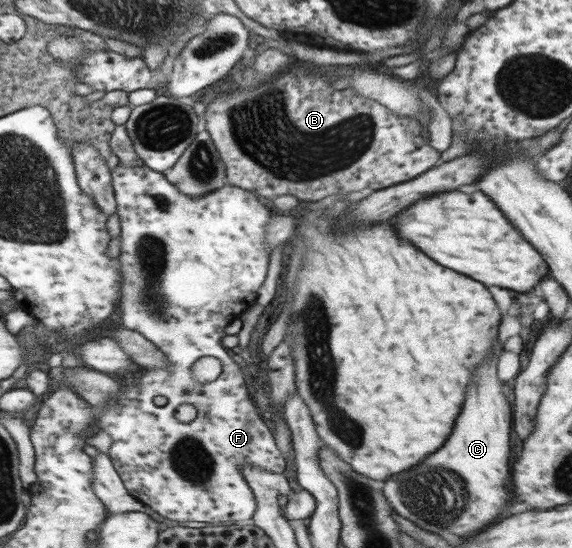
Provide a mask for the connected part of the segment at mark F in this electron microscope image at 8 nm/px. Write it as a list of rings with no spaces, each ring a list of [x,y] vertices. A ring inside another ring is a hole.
[[[118,164],[113,168],[113,177],[123,222],[120,256],[124,258],[122,262],[126,268],[126,300],[122,300],[124,324],[156,342],[167,354],[171,366],[142,368],[136,376],[128,378],[130,386],[124,388],[120,402],[104,408],[102,428],[114,438],[110,455],[130,492],[150,506],[158,517],[178,522],[196,520],[196,524],[252,522],[259,502],[246,480],[243,466],[252,463],[283,473],[288,469],[288,462],[278,444],[273,424],[263,418],[255,399],[250,398],[242,364],[230,356],[224,340],[226,328],[257,304],[258,292],[270,274],[271,250],[266,238],[272,210],[264,206],[264,199],[256,191],[248,191],[240,185],[228,184],[222,190],[194,200],[179,190],[165,173],[147,165]],[[204,356],[224,360],[226,368],[214,382],[201,383],[192,372],[196,362]],[[192,396],[199,415],[191,423],[184,424],[174,416],[182,404],[192,404]],[[158,398],[168,400],[168,404],[160,408],[174,410],[154,410]]]

